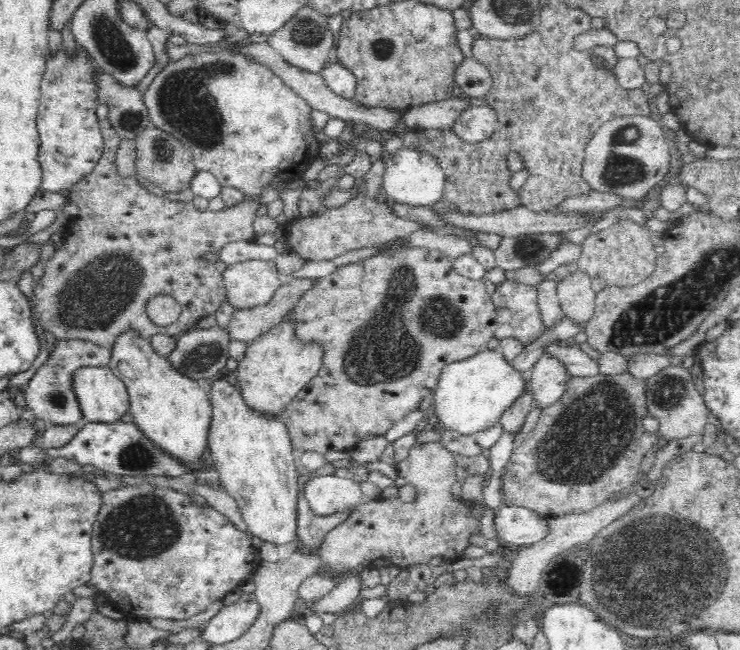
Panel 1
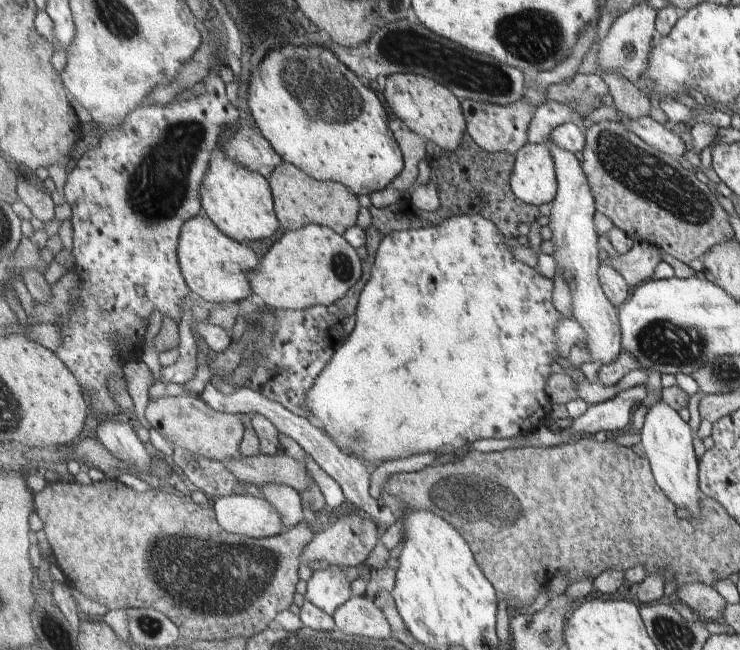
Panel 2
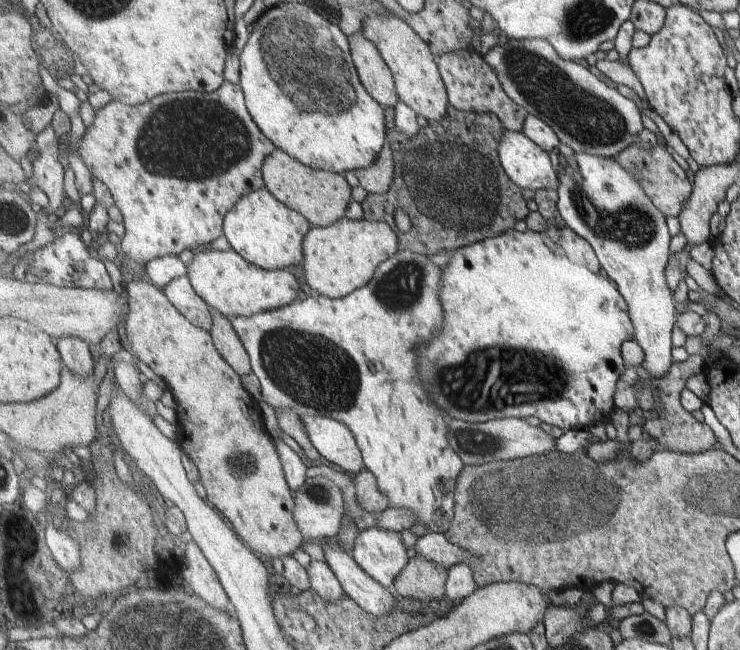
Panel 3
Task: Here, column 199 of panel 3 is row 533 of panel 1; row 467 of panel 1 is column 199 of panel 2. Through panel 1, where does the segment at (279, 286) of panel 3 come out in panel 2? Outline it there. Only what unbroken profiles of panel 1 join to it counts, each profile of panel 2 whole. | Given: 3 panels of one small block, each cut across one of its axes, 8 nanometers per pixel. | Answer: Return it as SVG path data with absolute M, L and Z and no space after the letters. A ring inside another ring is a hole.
M198 216L186 222L178 244L183 276L192 295L197 294L212 304L235 304L253 293L247 274L261 266L257 254L230 235L225 234L208 216Z

